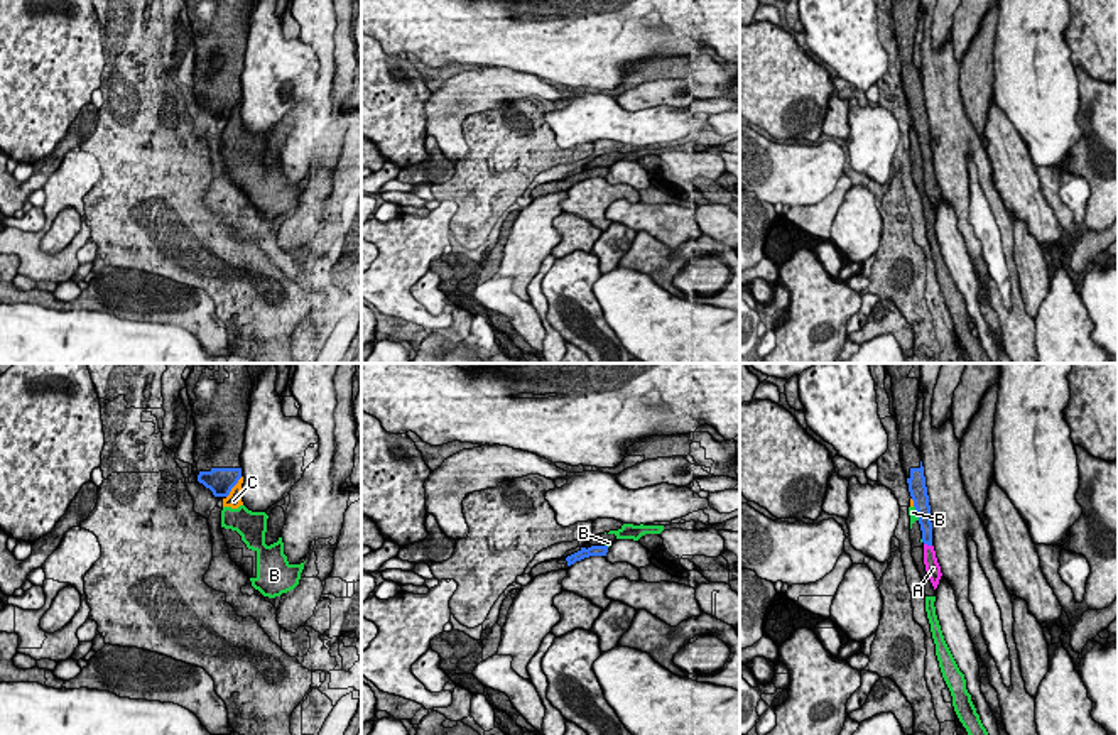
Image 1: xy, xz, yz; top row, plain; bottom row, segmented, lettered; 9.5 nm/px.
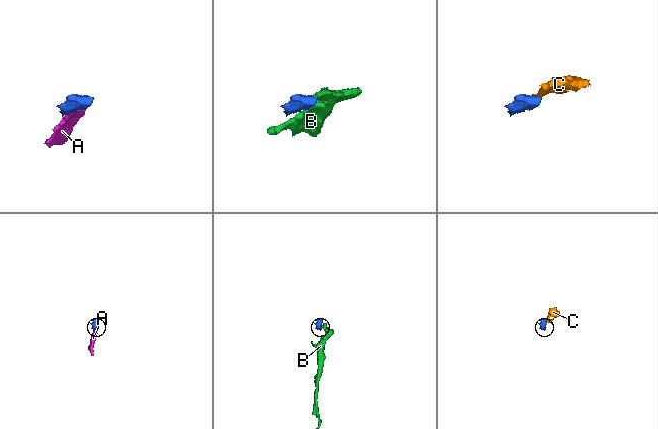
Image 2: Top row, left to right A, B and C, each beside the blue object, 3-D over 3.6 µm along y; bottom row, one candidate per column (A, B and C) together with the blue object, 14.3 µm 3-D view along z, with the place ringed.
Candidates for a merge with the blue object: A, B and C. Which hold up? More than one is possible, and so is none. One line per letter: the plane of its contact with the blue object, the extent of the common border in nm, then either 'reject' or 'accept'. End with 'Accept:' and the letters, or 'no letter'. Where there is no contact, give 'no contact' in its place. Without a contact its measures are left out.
A: contact in yz; length 90 nm; accept
B: contact in yz; length 150 nm; reject
C: contact in xy; length 260 nm; reject
Accept: A

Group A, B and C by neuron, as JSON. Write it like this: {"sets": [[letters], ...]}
{"sets": [["A"], ["B", "C"]]}

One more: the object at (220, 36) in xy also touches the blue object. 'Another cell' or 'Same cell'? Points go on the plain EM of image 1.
Same cell

